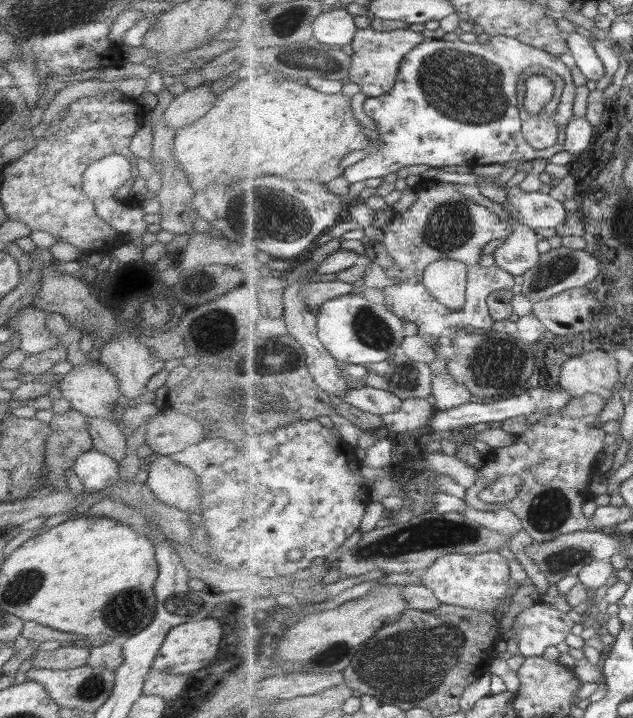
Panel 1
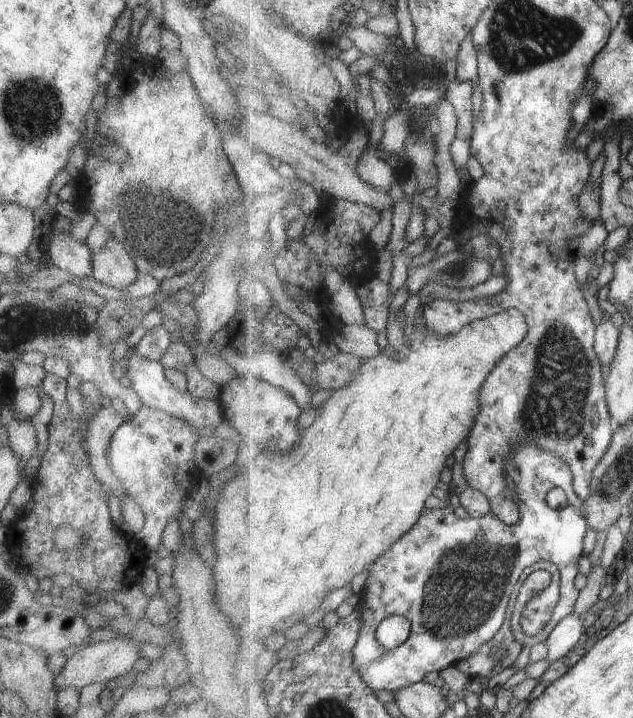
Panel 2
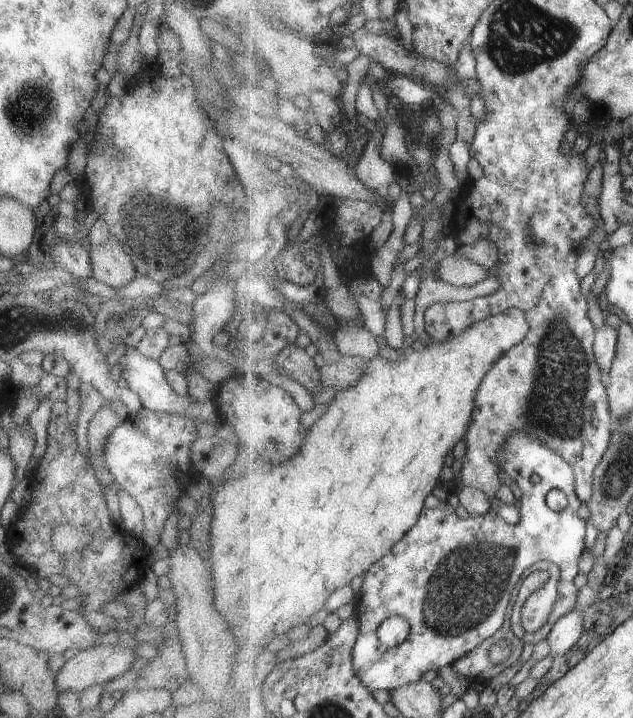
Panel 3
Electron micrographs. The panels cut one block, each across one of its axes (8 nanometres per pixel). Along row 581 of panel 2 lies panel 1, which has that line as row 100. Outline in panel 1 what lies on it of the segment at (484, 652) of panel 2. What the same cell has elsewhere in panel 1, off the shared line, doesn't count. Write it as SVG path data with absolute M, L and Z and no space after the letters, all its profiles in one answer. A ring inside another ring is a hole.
M532 67L524 71L524 76L529 77L530 74L543 73L545 77L549 77L551 83L555 86L554 98L549 102L541 113L533 115L527 111L523 105L526 94L526 79L519 79L517 86L517 100L519 100L519 114L521 114L521 132L523 138L527 140L527 144L535 149L543 149L552 147L557 141L557 128L553 116L559 110L559 98L563 96L563 88L565 88L564 79L555 72L555 70L545 69L543 67Z

